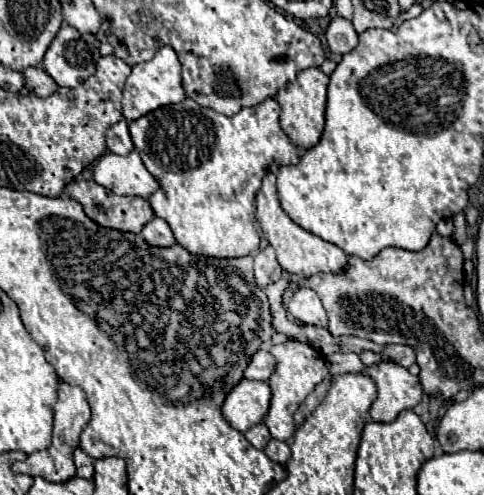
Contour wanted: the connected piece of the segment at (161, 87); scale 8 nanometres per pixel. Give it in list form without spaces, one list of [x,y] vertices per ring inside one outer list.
[[[163,46],[155,52],[153,60],[133,66],[123,88],[123,116],[127,122],[133,122],[139,116],[145,116],[147,112],[159,106],[177,104],[183,98],[185,98],[185,92],[181,88],[181,64],[177,60],[175,50],[169,46]]]

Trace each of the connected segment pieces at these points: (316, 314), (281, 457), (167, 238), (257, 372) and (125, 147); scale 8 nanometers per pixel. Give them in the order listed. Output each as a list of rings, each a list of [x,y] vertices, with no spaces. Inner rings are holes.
[[[301,288],[295,292],[295,296],[291,298],[287,310],[301,320],[303,324],[311,324],[311,326],[323,326],[327,328],[327,312],[319,300],[319,296],[309,290],[309,288]]]
[[[271,440],[271,442],[265,446],[265,454],[267,454],[273,462],[285,466],[287,460],[289,460],[289,456],[291,456],[291,450],[289,450],[289,444],[287,444],[287,442]]]
[[[153,218],[149,224],[143,226],[143,232],[141,236],[147,240],[149,246],[157,246],[157,248],[169,248],[169,246],[175,246],[177,240],[169,228],[169,224],[161,218]]]
[[[259,350],[259,352],[255,352],[255,356],[251,356],[251,362],[245,368],[243,376],[249,380],[267,380],[271,376],[273,368],[275,368],[275,358],[269,352]]]
[[[121,120],[117,124],[113,124],[109,130],[107,130],[107,150],[113,152],[113,154],[129,154],[133,150],[133,142],[131,142],[131,136],[129,136],[129,128],[127,128],[127,122]]]

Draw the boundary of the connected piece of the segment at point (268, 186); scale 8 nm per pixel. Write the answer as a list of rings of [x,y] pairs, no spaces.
[[[267,172],[263,184],[257,192],[255,204],[257,204],[259,226],[265,234],[265,238],[269,240],[269,244],[275,248],[277,262],[281,264],[281,268],[285,272],[289,272],[297,278],[309,278],[309,276],[319,274],[319,272],[339,272],[339,268],[343,268],[343,264],[347,264],[347,254],[339,246],[335,246],[331,242],[325,242],[319,236],[303,230],[301,226],[297,226],[283,212],[283,208],[279,206],[279,198],[277,198],[277,190],[275,190],[275,174],[273,172]]]

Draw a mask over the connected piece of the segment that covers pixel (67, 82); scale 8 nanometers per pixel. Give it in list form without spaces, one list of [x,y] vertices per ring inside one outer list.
[[[63,24],[43,58],[43,70],[57,86],[77,88],[95,72],[95,58],[89,44],[75,28]]]

